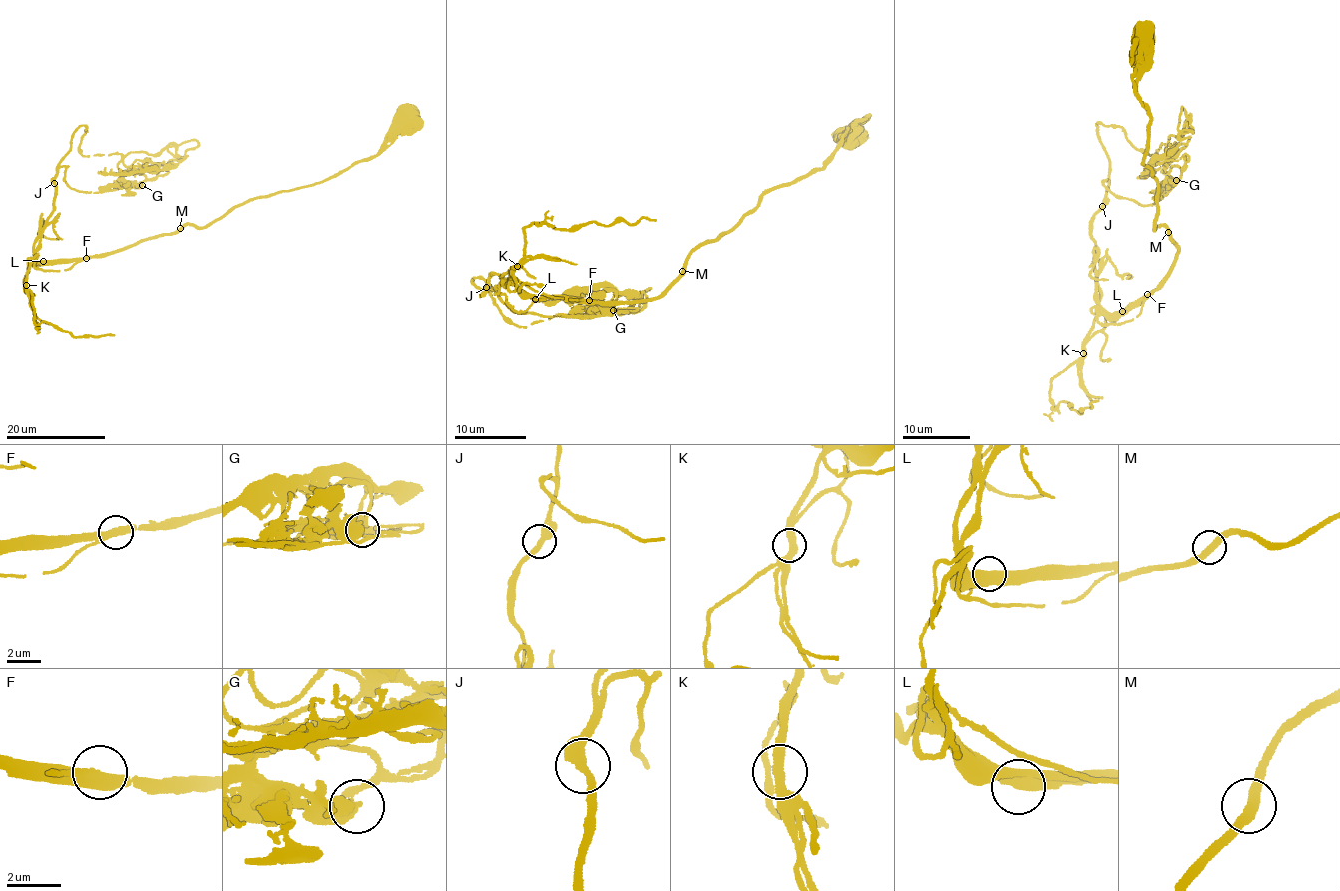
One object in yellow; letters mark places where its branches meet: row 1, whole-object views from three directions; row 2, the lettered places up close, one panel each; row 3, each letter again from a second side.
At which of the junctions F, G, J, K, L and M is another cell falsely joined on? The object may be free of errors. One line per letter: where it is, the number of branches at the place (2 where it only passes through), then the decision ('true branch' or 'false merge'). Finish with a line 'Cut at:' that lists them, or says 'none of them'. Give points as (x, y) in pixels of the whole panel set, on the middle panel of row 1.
F: (589, 300) | 2 | true branch
G: (613, 310) | 2 | true branch
J: (486, 287) | 2 | true branch
K: (517, 266) | 2 | true branch
L: (535, 299) | 2 | true branch
M: (682, 271) | 2 | true branch
Cut at: none of them

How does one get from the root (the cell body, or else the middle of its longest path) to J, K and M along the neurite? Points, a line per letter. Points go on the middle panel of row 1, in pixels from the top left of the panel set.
J: (853, 139), (700, 244), (655, 298), (527, 295), (497, 274), (486, 287)
K: (853, 139), (700, 244), (655, 298), (527, 295), (518, 266)
M: (853, 139), (855, 143), (843, 137), (822, 168), (769, 189), (731, 229), (690, 252), (682, 271)

